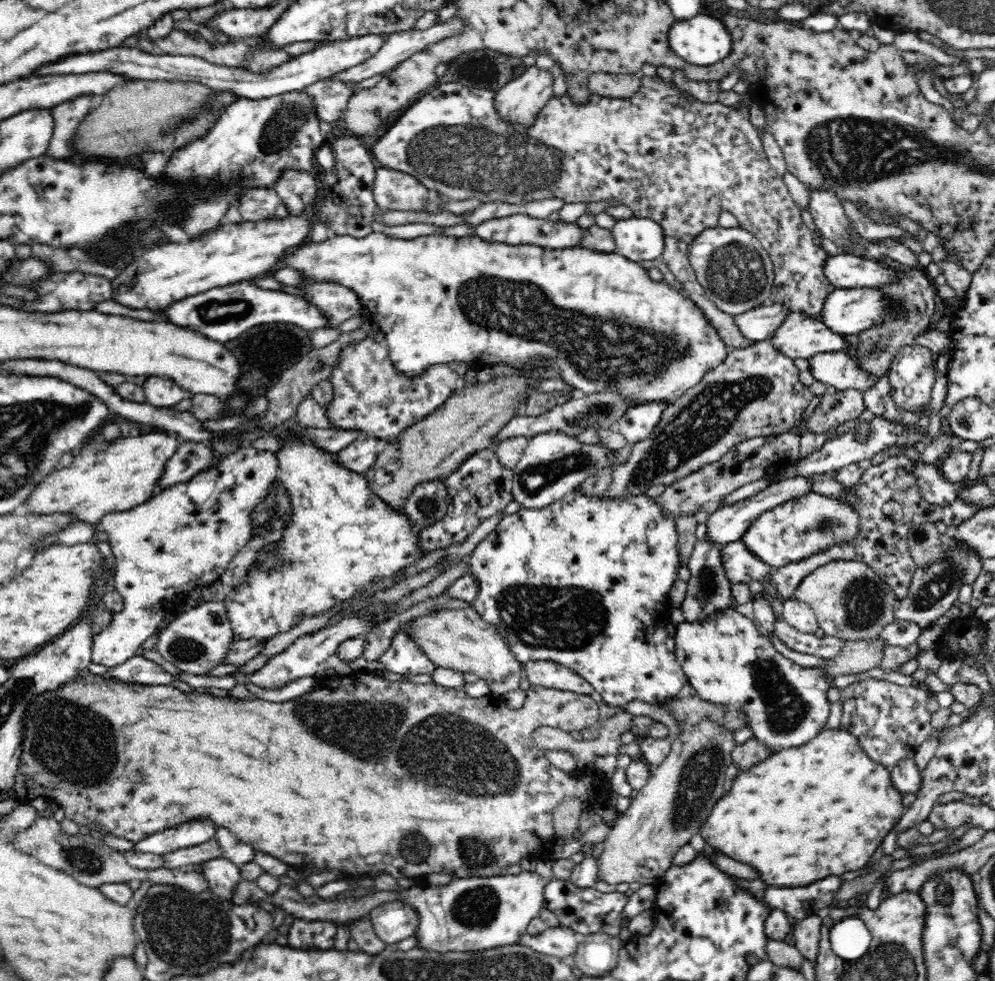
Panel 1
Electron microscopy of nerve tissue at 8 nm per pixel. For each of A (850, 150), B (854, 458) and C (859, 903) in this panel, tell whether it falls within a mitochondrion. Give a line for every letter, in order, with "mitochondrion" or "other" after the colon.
A: mitochondrion
B: other
C: other

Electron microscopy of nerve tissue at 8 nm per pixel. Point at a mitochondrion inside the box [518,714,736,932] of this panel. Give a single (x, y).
(698, 779)

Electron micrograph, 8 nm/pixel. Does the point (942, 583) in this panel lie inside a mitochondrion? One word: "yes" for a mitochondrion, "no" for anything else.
yes

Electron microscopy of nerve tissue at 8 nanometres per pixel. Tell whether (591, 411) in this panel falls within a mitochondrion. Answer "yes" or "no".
yes

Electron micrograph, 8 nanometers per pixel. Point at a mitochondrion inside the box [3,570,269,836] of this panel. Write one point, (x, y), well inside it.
(80, 743)

